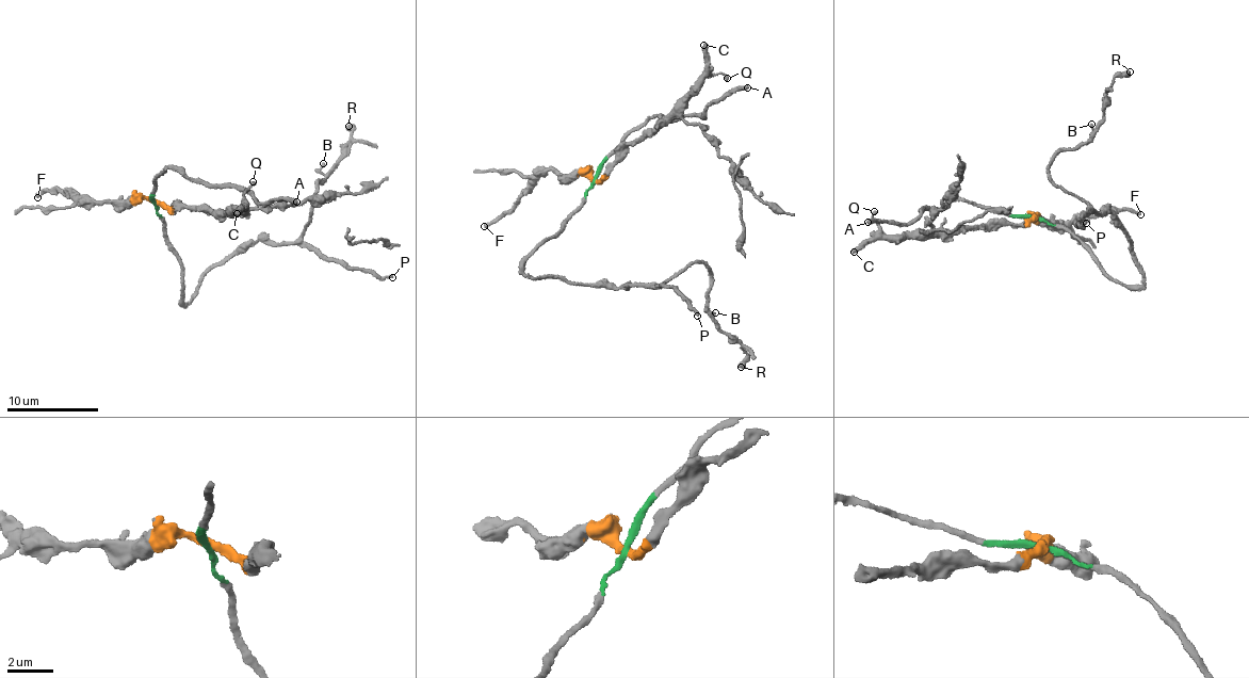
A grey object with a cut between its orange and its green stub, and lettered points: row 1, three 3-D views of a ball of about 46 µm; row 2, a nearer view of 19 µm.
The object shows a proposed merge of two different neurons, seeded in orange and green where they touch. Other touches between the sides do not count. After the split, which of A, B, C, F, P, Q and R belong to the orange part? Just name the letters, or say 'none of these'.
C, F, Q

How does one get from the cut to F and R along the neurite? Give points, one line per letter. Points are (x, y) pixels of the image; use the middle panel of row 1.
F: (596, 179), (560, 176), (551, 170), (534, 173), (518, 202), (484, 226)
R: (595, 178), (523, 271), (618, 288), (658, 285), (698, 261), (710, 271), (711, 312), (747, 353), (741, 368)

